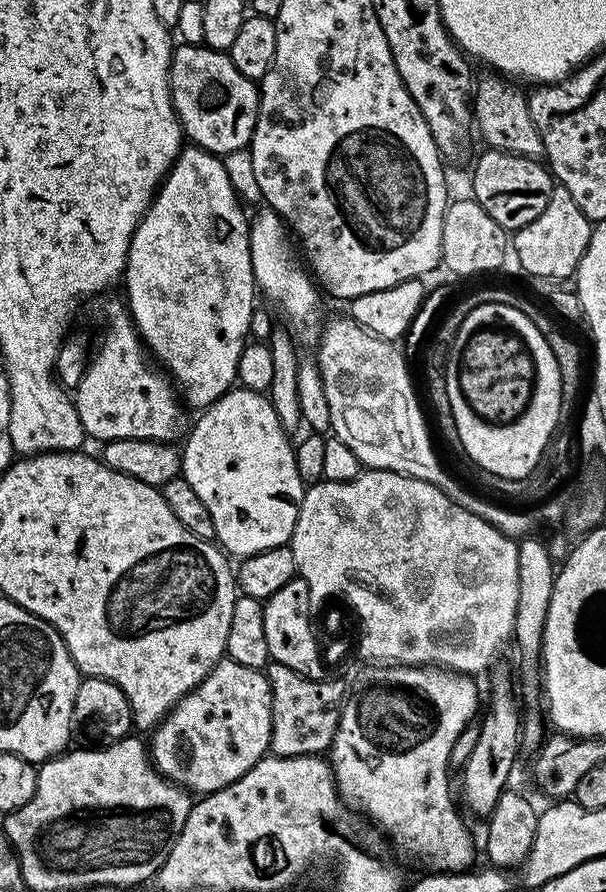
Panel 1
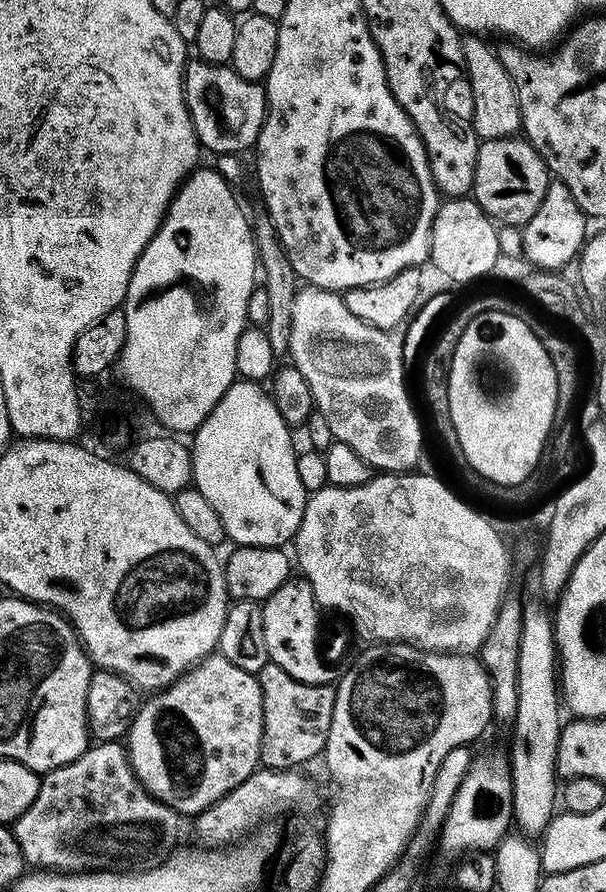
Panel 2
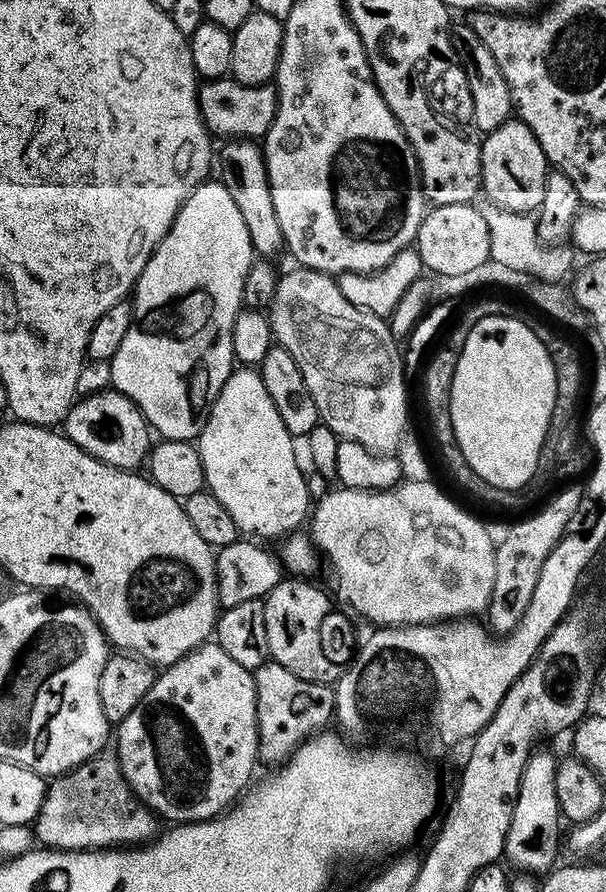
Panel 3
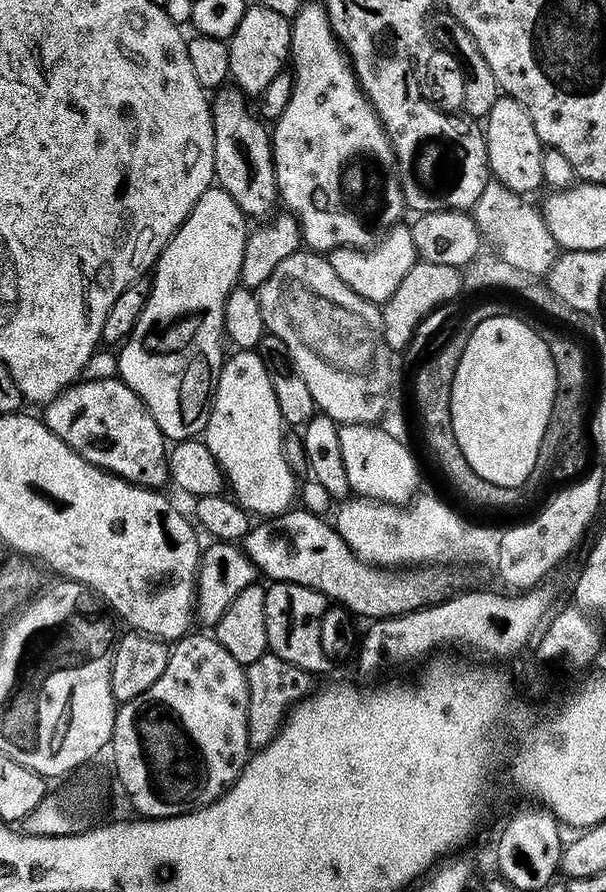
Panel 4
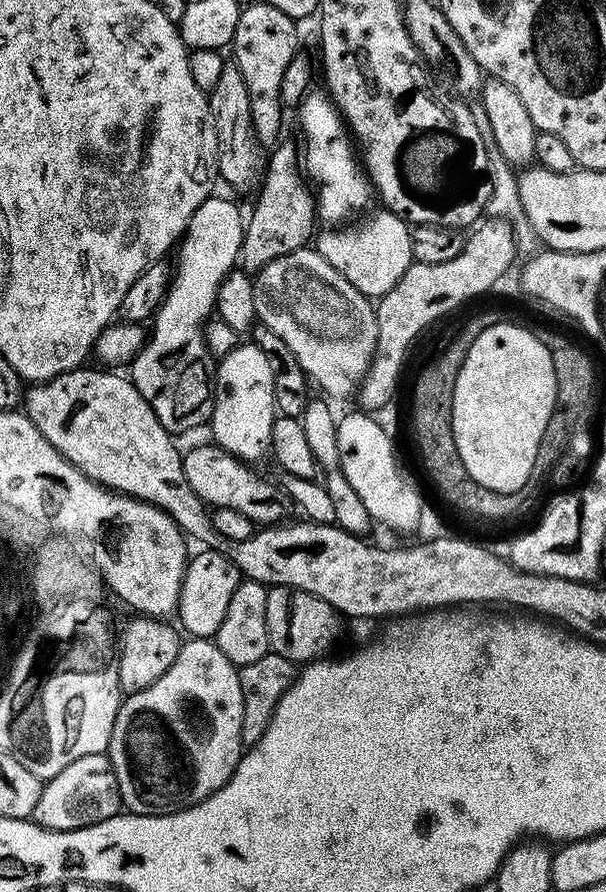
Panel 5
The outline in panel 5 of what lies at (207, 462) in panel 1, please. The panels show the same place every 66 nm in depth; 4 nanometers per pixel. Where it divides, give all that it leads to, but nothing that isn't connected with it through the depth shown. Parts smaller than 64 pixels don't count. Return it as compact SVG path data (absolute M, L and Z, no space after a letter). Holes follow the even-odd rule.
M251 342L229 347L214 368L214 403L210 436L231 456L245 462L256 462L271 449L271 428L278 417L276 383L270 370L270 358Z

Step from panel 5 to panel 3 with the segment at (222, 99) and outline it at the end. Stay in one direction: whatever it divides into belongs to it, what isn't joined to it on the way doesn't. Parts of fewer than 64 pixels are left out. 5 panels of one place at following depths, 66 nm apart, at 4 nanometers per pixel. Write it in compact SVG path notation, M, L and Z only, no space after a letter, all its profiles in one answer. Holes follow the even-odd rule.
M232 138L224 148L224 164L228 173L222 176L222 183L230 190L230 198L242 213L242 222L250 234L255 253L262 258L272 258L276 251L284 248L282 226L278 226L278 214L274 214L274 198L270 198L270 182L264 161L264 149L255 139Z

